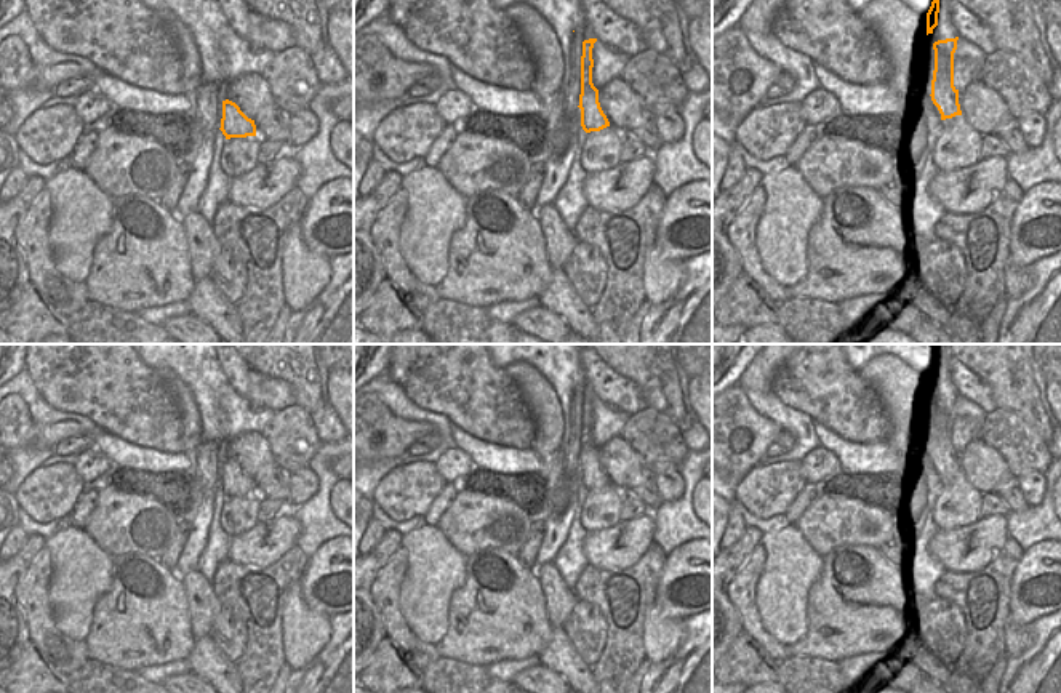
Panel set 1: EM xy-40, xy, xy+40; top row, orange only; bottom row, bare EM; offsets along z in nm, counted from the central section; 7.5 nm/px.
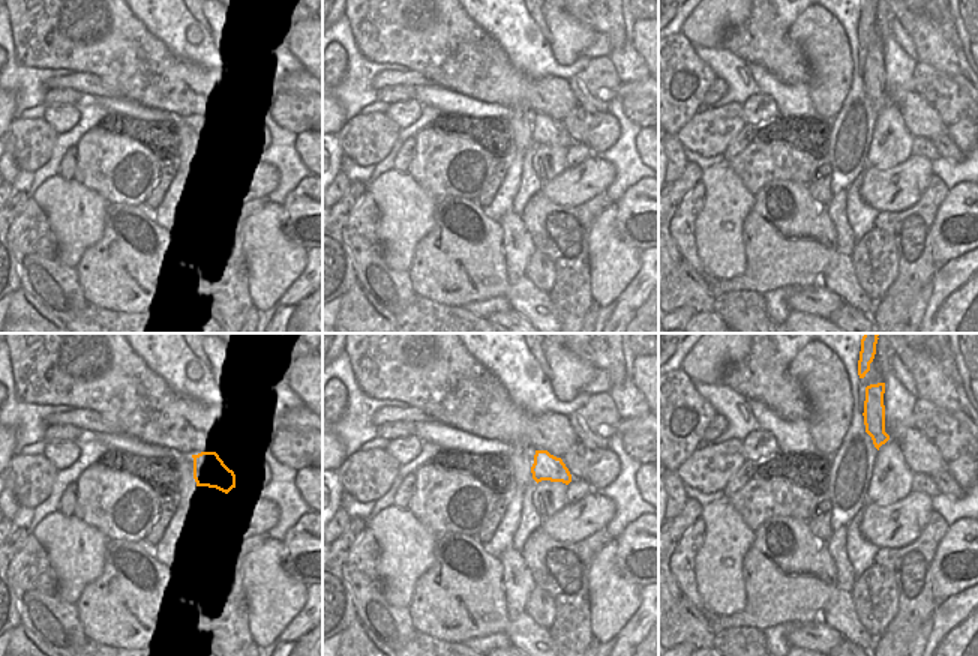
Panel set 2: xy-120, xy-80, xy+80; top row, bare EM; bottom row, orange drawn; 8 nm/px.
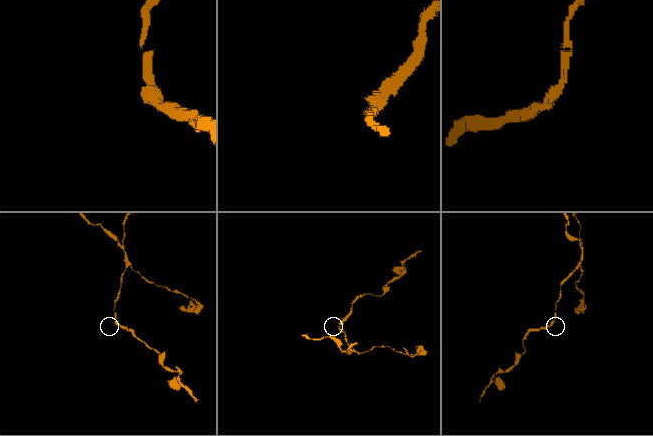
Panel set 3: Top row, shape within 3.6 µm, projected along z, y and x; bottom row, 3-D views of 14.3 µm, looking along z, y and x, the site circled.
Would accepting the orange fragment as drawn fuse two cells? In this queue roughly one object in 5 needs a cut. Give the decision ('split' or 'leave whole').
split

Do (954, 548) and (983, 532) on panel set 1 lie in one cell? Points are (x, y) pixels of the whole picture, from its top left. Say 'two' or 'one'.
one

